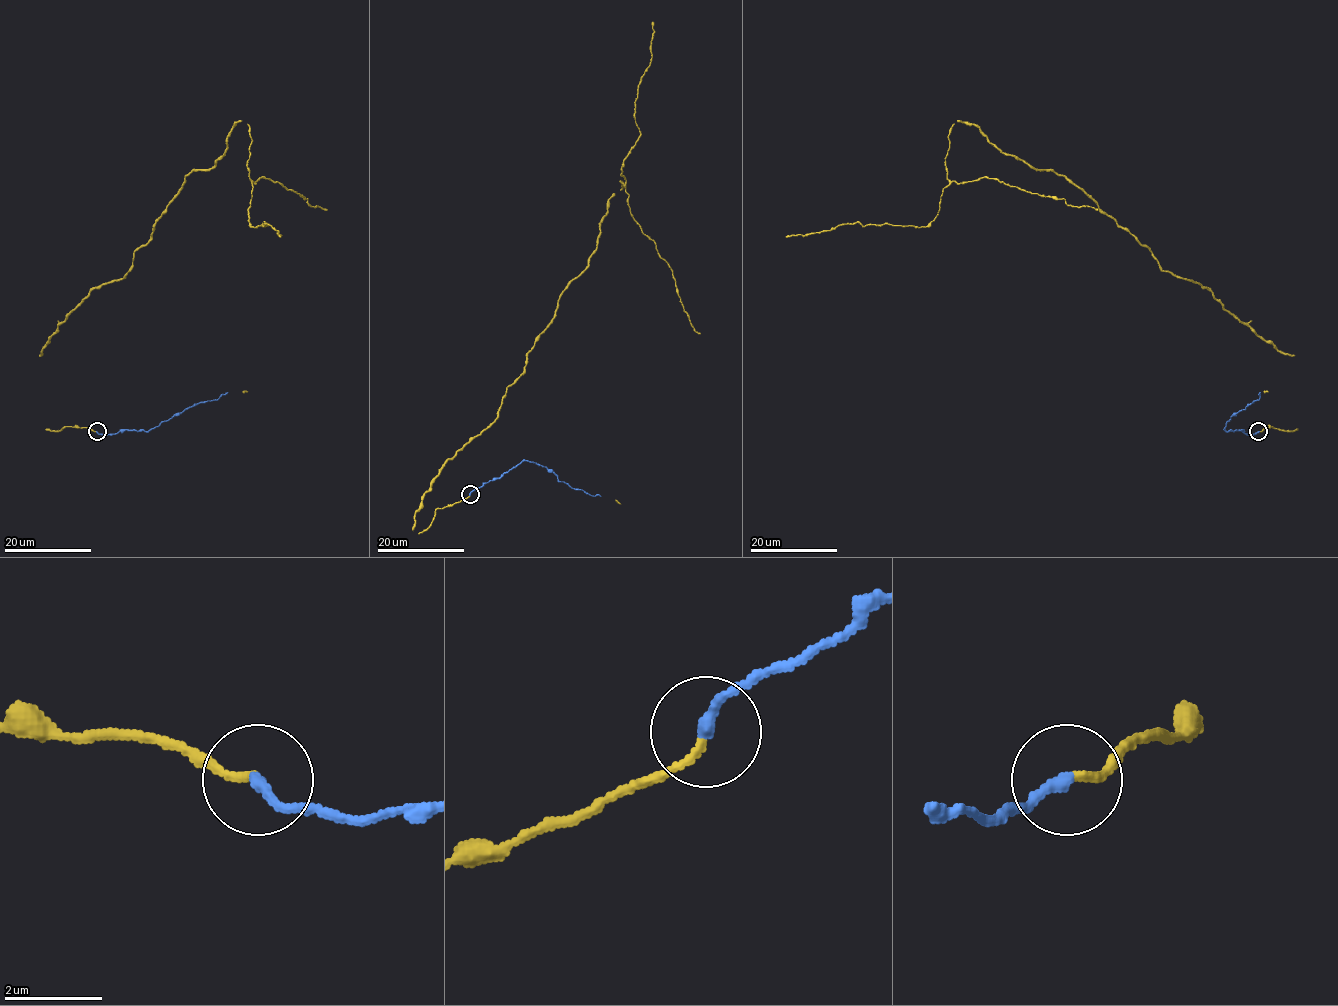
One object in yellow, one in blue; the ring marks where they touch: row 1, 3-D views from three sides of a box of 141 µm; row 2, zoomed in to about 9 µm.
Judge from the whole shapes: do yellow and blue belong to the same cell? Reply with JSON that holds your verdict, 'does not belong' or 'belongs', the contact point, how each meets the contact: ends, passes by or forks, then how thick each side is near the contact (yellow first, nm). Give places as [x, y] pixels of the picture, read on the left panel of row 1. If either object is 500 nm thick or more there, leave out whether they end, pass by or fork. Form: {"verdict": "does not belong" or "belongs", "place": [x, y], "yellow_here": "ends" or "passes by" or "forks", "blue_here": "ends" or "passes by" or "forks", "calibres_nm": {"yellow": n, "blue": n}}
{"verdict": "belongs", "place": [97, 431], "yellow_here": "ends", "blue_here": "ends", "calibres_nm": {"yellow": 150, "blue": 240}}

